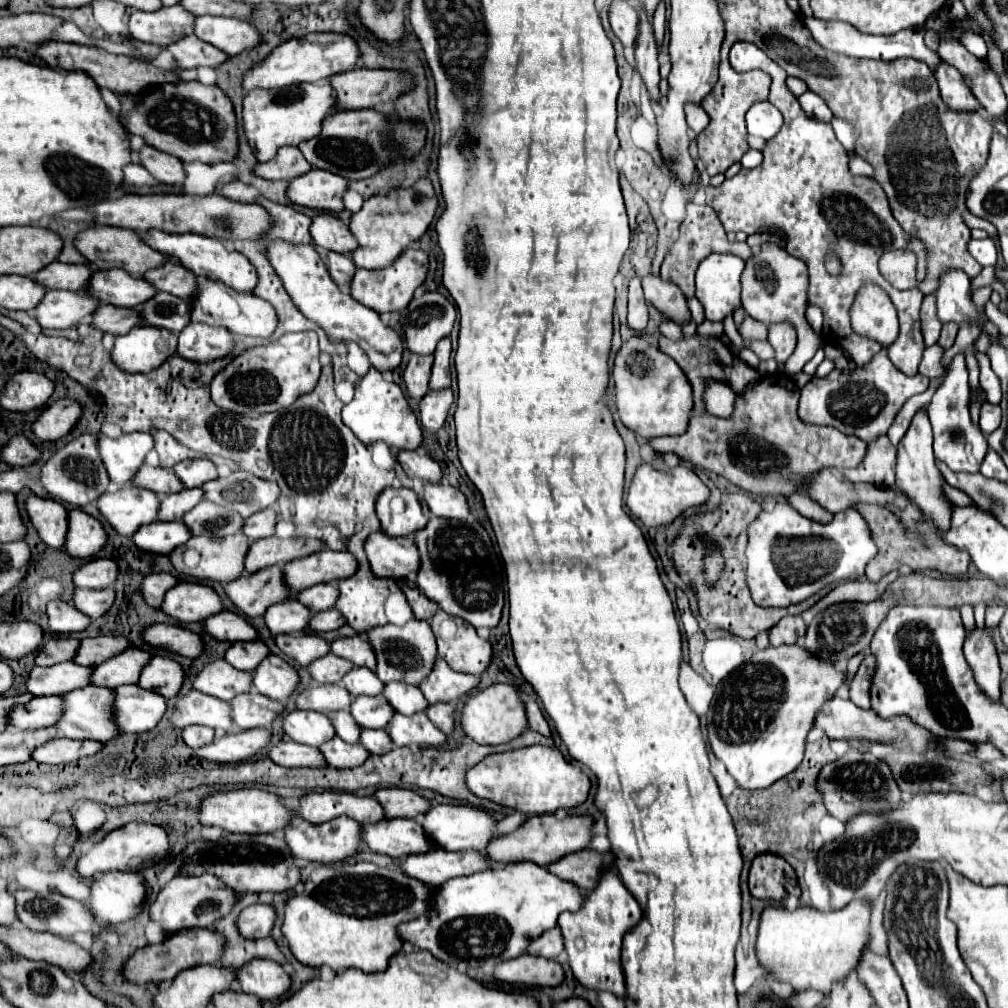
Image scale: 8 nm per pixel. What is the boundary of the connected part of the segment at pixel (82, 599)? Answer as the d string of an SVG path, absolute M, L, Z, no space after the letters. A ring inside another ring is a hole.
M75 588L75 592L71 594L71 604L89 618L103 616L111 608L113 600L115 600L113 588L103 588L103 590Z

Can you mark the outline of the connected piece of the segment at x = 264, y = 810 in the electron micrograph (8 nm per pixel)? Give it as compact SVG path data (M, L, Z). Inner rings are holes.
M237 788L209 794L201 800L197 816L203 826L219 826L227 832L249 832L249 834L283 830L293 818L291 810L279 804L279 796L269 794L261 788Z

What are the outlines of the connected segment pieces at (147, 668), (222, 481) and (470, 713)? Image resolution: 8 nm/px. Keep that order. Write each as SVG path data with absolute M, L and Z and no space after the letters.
M153 656L141 670L137 686L145 690L153 690L163 698L173 698L181 690L183 684L183 670L181 666L163 656Z
M243 470L209 480L201 488L205 490L205 500L237 510L243 518L273 506L279 496L279 486L275 482L265 482Z
M493 684L485 690L475 690L469 700L463 706L461 712L461 728L465 736L475 740L477 744L505 744L521 734L521 730L527 726L525 708L521 698L517 696L517 690L509 684Z

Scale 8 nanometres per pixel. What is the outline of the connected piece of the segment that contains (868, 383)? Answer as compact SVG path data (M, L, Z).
M881 350L879 354L875 354L875 358L871 358L869 364L855 368L853 372L849 370L831 370L825 378L817 378L813 376L811 382L807 384L807 388L801 390L801 400L799 400L799 418L803 422L809 424L817 424L817 426L833 426L837 430L841 430L843 434L853 434L857 438L861 438L863 442L873 442L879 434L887 432L889 426L893 424L893 418L897 416L897 412L901 410L901 406L905 404L907 398L911 398L913 394L925 392L929 386L929 378L923 374L915 374L915 376L905 376L901 370L897 370L893 366L893 362L889 360L889 356L885 354L885 350Z

